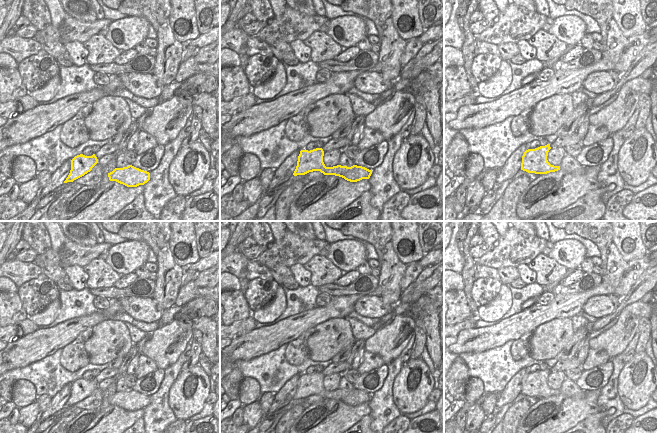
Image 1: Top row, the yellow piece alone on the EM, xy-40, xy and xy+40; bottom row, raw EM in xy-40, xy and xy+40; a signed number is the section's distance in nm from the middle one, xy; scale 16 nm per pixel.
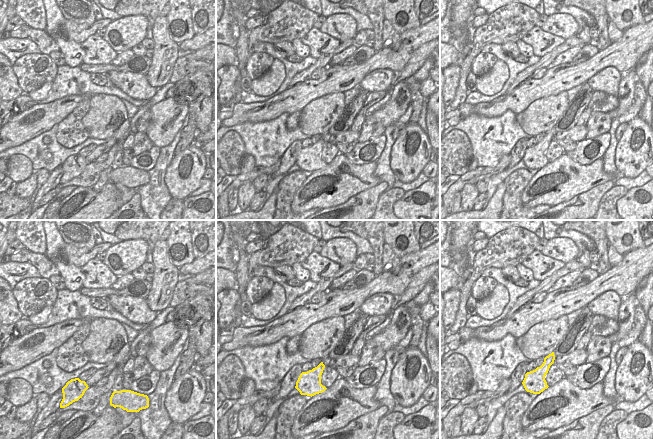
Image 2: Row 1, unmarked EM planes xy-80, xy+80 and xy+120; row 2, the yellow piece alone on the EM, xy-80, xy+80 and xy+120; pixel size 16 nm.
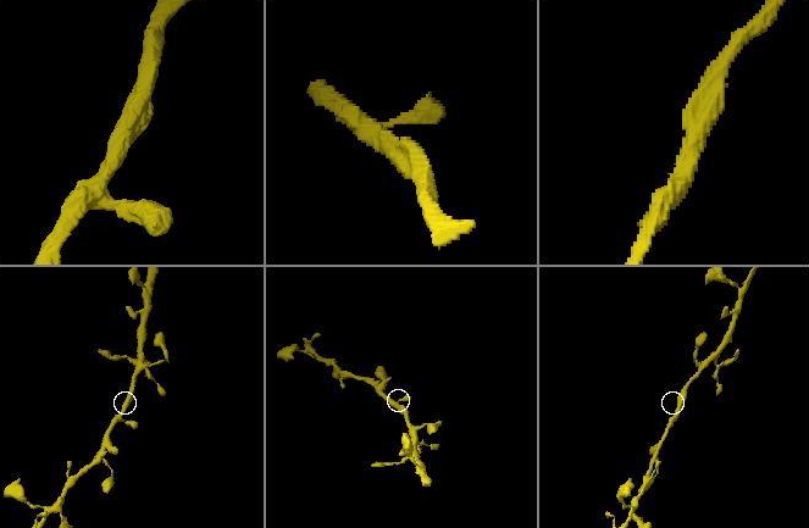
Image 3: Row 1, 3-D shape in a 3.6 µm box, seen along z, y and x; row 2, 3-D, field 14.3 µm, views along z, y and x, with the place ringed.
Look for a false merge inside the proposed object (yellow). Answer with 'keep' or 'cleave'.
keep

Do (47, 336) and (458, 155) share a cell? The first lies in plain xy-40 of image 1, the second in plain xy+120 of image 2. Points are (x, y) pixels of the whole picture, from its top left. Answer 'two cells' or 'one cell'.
two cells

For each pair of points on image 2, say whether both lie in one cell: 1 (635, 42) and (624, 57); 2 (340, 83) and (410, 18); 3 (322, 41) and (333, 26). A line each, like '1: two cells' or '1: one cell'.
1: one cell
2: two cells
3: two cells

